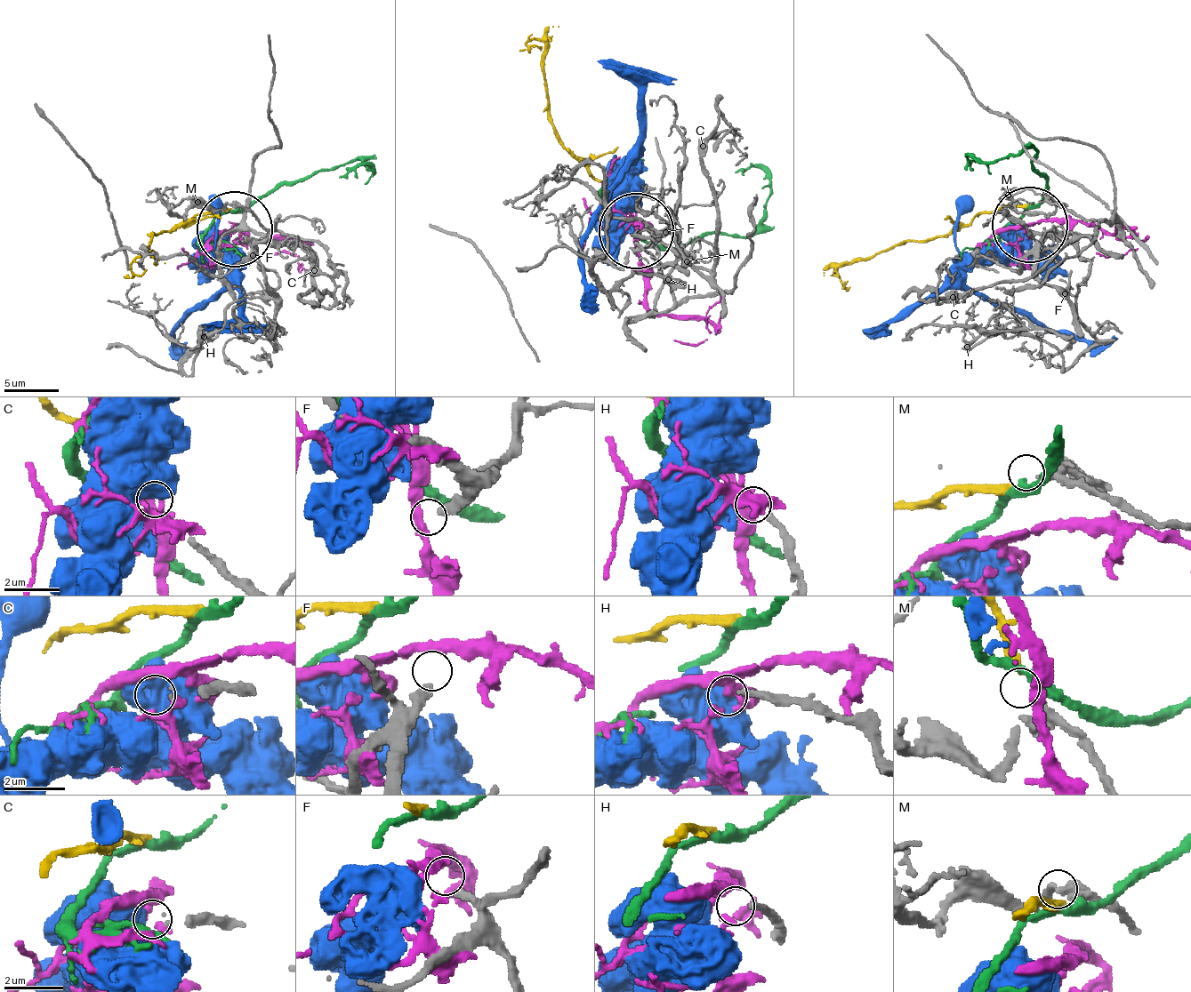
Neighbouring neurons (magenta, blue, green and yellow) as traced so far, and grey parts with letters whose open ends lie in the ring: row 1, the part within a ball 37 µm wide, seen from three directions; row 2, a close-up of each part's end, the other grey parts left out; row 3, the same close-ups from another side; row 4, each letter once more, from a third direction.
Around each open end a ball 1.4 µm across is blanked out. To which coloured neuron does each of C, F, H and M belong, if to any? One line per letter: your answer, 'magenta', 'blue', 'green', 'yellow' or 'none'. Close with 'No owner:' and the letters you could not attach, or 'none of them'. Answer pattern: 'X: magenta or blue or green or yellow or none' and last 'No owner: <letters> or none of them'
C: none
F: none
H: none
M: none
No owner: C, F, H, M

